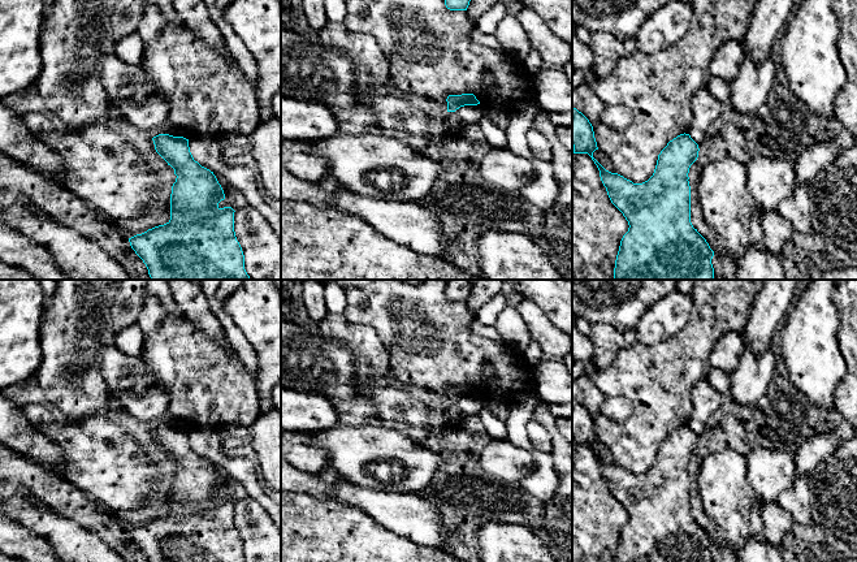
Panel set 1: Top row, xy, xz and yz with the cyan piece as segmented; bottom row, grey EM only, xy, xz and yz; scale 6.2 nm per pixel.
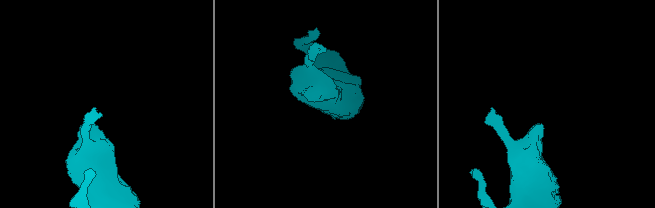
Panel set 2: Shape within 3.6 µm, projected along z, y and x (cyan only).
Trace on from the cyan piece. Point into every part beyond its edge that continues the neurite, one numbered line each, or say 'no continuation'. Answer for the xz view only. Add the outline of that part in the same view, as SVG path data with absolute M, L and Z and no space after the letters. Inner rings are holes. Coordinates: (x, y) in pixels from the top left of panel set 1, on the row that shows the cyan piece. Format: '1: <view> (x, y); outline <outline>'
no continuation

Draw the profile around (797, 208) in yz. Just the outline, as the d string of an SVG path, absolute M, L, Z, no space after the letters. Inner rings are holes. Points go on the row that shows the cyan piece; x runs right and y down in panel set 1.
M797 185L792 196L783 199L776 211L792 224L795 232L813 235L811 208L813 202L808 194L808 185Z

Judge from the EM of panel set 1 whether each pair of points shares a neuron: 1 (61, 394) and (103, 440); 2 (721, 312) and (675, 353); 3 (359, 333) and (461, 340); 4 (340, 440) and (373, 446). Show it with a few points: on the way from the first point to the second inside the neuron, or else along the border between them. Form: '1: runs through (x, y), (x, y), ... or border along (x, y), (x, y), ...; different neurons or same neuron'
1: border along (103, 411), (91, 414), (78, 422), (64, 420); different neurons
2: runs through (709, 320), (687, 342); same neuron
3: border along (350, 320), (368, 324), (376, 332), (389, 363); different neurons
4: runs through (347, 446), (366, 446); same neuron

